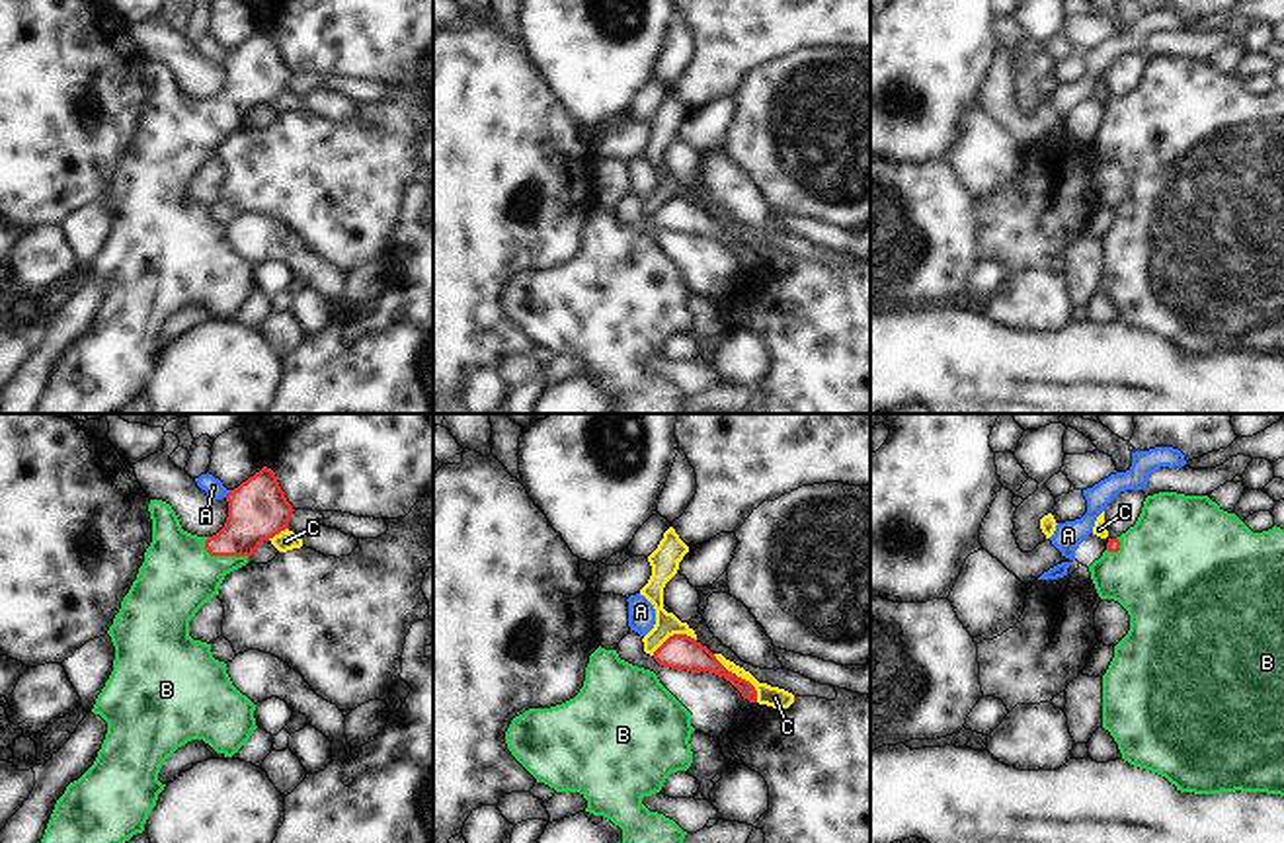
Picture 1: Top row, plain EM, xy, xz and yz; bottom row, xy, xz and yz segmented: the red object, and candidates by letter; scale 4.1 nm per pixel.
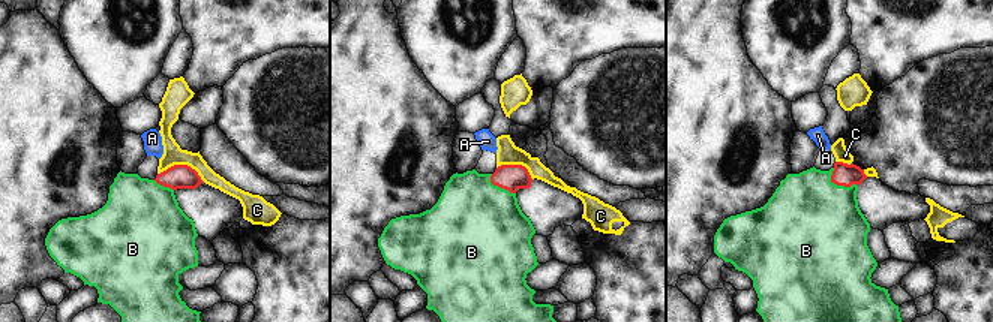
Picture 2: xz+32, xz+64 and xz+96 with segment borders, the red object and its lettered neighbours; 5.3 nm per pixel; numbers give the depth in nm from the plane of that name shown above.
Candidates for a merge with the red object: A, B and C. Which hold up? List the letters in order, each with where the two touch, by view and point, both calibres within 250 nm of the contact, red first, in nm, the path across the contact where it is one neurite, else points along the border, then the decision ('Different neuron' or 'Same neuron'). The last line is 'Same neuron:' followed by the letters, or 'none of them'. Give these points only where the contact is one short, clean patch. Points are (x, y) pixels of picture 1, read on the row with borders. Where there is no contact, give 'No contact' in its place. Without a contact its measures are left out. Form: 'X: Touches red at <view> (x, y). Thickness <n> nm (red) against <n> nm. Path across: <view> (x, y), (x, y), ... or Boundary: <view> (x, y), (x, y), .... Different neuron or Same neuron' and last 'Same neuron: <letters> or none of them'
A: Touches red at xy (227, 494). Thickness 260 nm (red) against 80 nm. Boundary: xy (231, 490), (225, 496). Different neuron
B: Touches red at xy (223, 555). Thickness 260 nm (red) against 320 nm. Path across: xy (258, 510), (242, 535), (223, 555), (207, 559), (178, 576). Same neuron
C: Touches red at xz (740, 678). Thickness 140 nm (red) against 90 nm. Different neuron
Same neuron: B

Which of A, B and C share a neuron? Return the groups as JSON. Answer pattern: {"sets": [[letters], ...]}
{"sets": [["A"], ["B"], ["C"]]}

